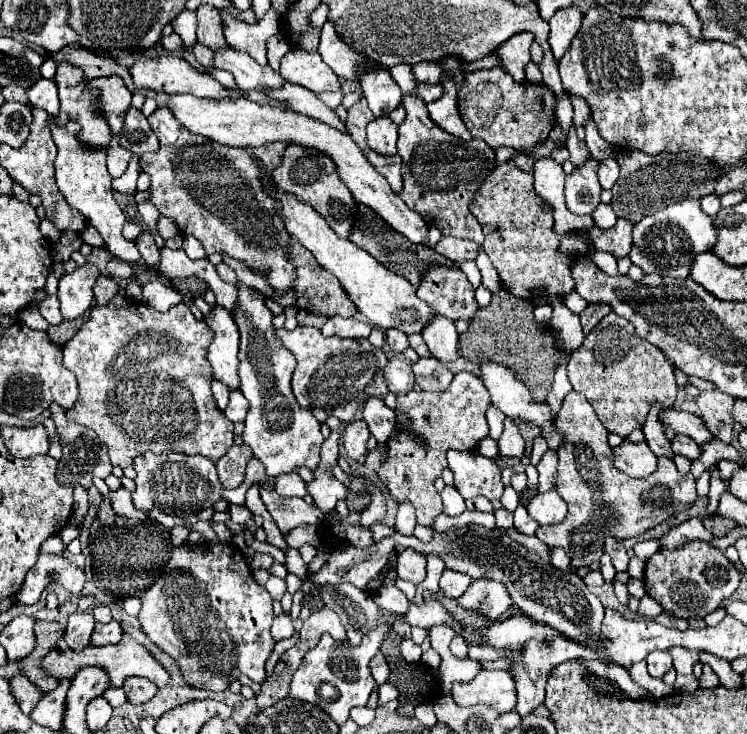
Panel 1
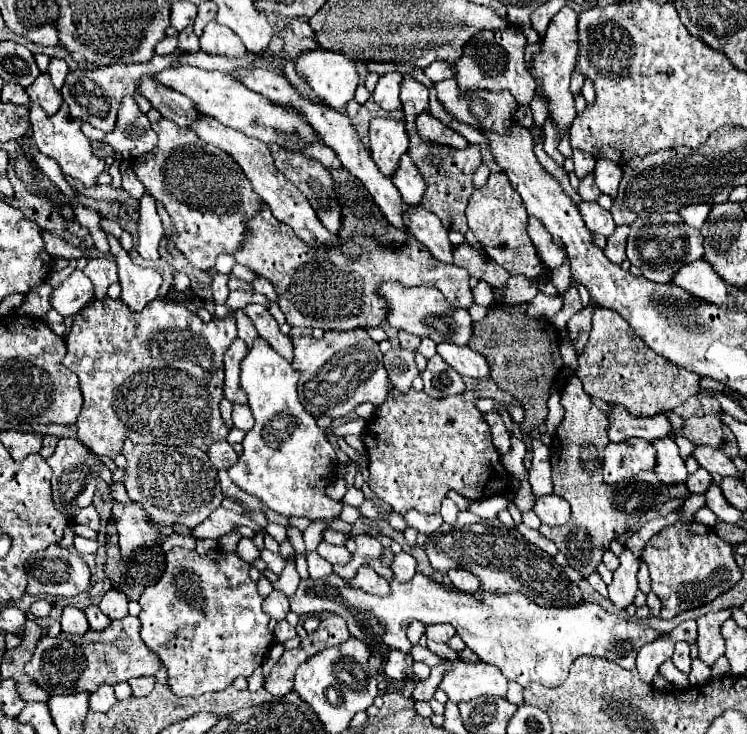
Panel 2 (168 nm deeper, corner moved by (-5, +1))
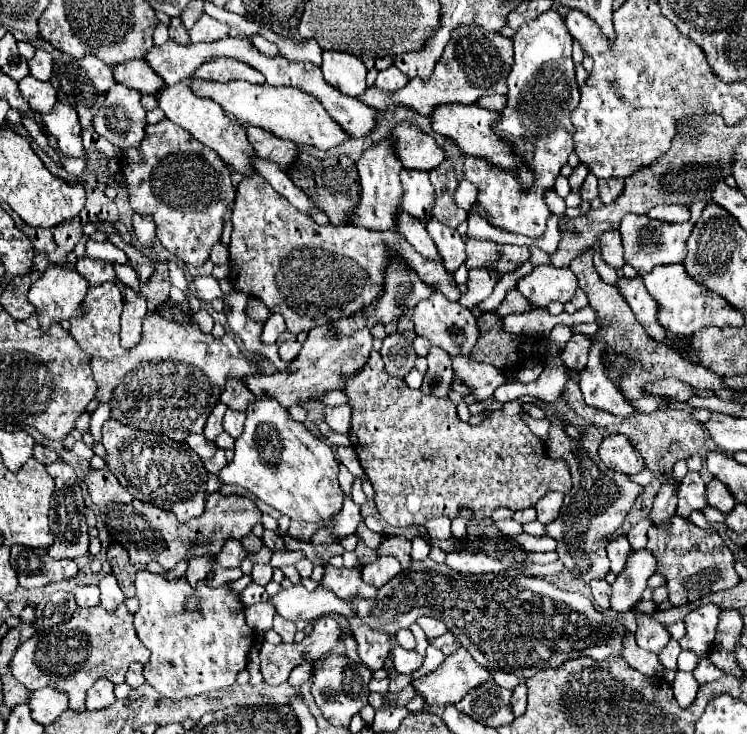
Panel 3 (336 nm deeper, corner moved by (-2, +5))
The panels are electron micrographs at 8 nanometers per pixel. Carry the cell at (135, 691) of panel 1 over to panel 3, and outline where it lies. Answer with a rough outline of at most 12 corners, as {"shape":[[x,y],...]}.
{"shape":[[129,666],[125,682],[131,688],[145,684],[143,666]]}

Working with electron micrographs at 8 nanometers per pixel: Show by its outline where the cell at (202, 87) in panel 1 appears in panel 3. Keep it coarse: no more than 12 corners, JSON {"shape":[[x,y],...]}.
{"shape":[[191,82],[279,138],[331,150],[349,134],[293,86]]}

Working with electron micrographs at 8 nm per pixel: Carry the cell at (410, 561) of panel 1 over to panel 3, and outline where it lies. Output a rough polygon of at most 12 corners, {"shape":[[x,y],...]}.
{"shape":[[393,556],[363,566],[365,582],[377,588],[399,572]]}

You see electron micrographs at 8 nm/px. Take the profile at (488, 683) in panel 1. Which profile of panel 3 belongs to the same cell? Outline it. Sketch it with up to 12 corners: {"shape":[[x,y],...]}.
{"shape":[[465,648],[411,680],[427,706],[459,702],[489,676]]}

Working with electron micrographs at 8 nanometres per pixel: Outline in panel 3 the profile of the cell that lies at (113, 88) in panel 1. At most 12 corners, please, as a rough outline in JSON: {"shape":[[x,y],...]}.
{"shape":[[53,50],[51,86],[81,126],[115,84],[113,66]]}

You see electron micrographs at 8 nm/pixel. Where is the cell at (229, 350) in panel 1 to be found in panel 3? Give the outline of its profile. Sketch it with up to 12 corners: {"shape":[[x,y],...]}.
{"shape":[[229,380],[219,400],[231,410],[245,412],[255,396],[243,380]]}

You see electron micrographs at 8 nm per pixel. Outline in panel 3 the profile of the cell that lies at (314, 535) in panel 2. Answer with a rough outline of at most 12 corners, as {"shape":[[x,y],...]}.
{"shape":[[349,498],[329,526],[337,536],[353,534],[361,508]]}

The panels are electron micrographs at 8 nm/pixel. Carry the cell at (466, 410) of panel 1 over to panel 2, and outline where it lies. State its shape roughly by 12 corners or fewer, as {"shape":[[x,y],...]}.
{"shape":[[394,390],[364,428],[400,514],[506,490],[476,392]]}

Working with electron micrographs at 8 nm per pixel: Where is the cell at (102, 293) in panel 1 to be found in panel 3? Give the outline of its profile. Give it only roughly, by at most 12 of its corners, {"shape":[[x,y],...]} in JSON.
{"shape":[[79,258],[77,272],[91,284],[115,282],[107,260]]}

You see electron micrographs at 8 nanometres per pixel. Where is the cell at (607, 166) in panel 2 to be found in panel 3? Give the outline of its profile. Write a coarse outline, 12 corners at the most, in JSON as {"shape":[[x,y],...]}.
{"shape":[[619,178],[599,180],[603,204],[615,202],[625,182]]}

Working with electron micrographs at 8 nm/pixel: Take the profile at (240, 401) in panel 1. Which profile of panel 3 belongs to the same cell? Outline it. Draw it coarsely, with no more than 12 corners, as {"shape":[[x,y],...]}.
{"shape":[[227,410],[223,430],[237,438],[243,430],[245,412]]}

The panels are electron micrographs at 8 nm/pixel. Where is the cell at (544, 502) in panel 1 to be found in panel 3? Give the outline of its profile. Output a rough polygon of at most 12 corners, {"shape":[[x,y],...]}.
{"shape":[[547,492],[535,504],[541,524],[559,516],[563,494]]}

